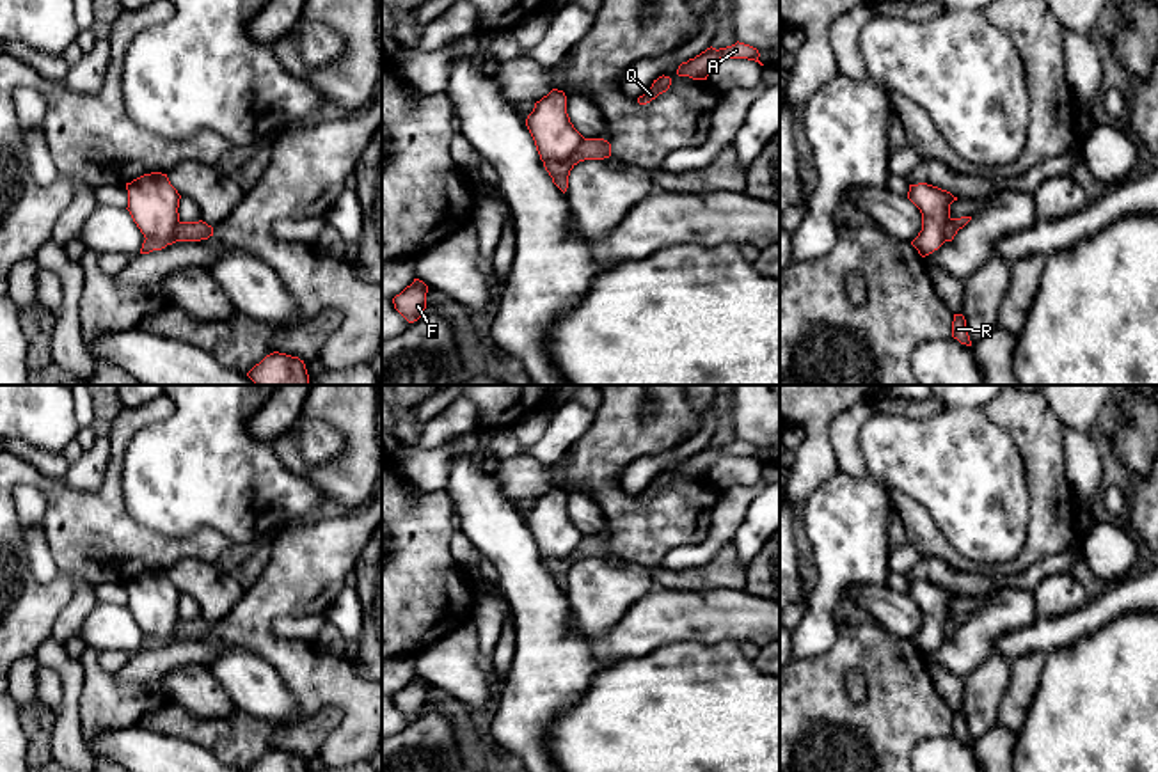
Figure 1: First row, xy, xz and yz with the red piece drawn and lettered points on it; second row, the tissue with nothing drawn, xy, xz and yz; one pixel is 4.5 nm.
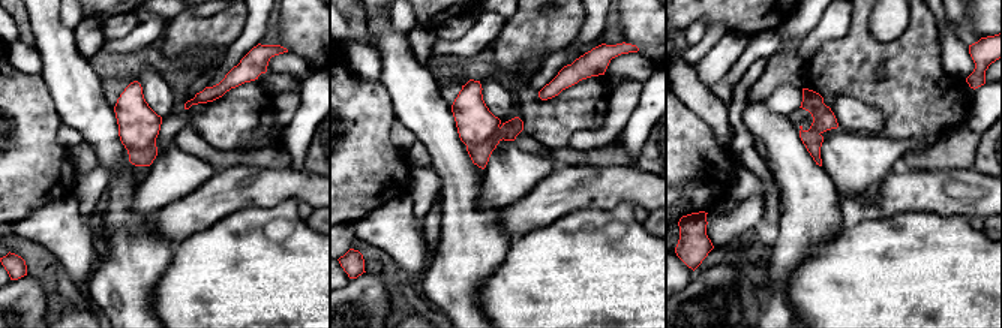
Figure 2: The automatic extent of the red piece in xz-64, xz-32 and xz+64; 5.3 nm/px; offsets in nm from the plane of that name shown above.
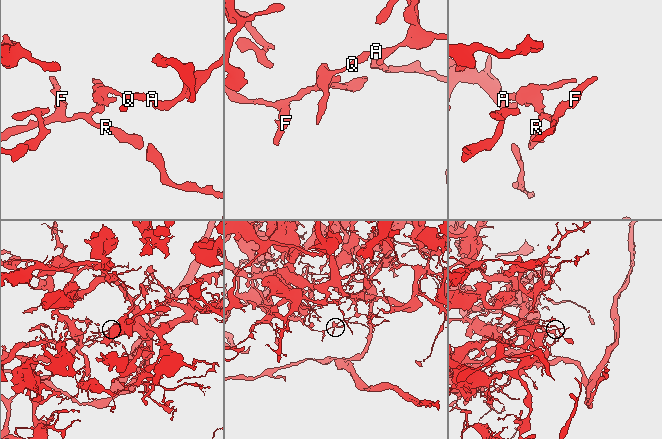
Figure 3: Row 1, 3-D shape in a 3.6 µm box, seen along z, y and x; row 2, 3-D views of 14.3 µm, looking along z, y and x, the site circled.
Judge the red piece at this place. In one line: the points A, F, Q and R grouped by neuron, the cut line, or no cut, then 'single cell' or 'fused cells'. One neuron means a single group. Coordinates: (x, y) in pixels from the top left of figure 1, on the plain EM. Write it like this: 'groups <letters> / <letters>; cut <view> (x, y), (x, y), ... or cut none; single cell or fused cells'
groups A Q / F R; cut xz (585, 536), (565, 556), (544, 559); fused cells

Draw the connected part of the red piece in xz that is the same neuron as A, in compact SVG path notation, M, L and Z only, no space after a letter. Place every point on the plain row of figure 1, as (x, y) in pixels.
M739 438L732 444L719 445L719 447L710 444L705 449L702 449L700 453L696 453L694 456L682 460L677 467L677 472L689 474L693 477L707 477L710 465L719 456L748 456L748 458L755 458L760 463L764 463L758 458L758 454L760 454L760 451L757 445L739 440Z

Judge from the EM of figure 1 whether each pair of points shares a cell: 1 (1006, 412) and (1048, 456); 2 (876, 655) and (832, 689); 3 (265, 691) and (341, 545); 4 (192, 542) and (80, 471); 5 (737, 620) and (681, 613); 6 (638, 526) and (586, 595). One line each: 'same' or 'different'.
1: same
2: same
3: different
4: different
5: same
6: different

